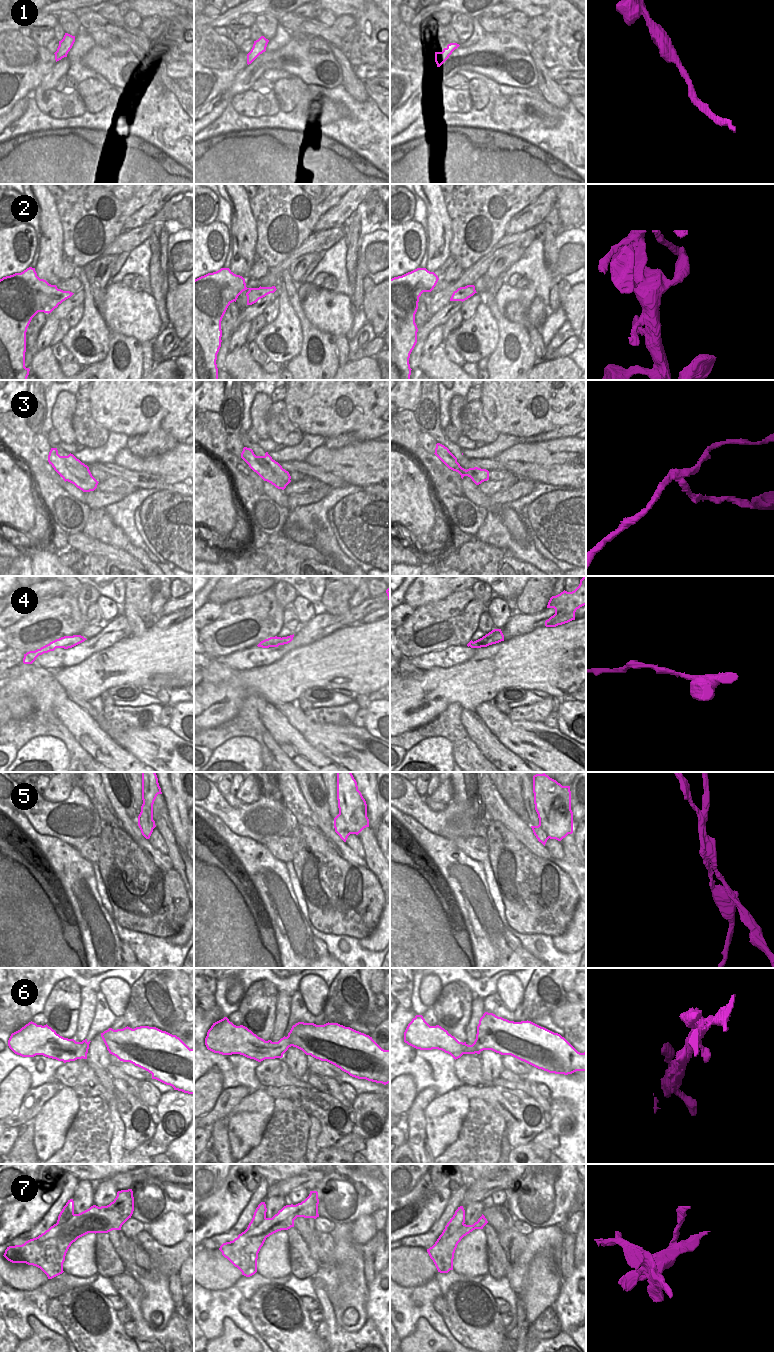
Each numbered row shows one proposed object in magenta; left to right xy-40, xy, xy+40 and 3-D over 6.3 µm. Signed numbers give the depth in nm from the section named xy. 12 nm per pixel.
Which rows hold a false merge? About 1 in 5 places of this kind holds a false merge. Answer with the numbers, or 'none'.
3, 5, 7

